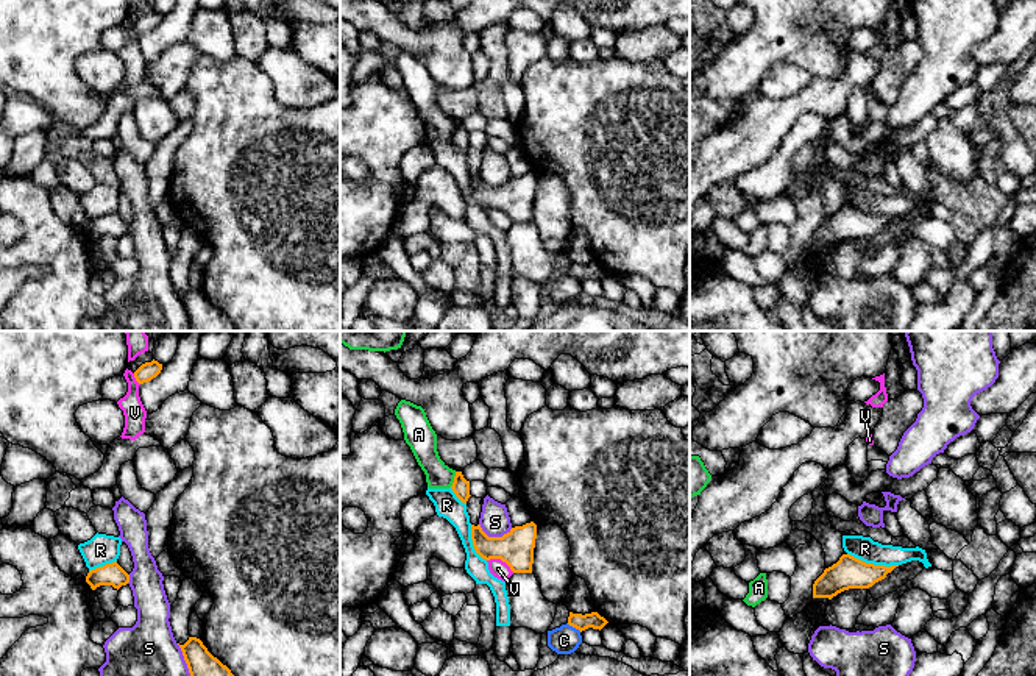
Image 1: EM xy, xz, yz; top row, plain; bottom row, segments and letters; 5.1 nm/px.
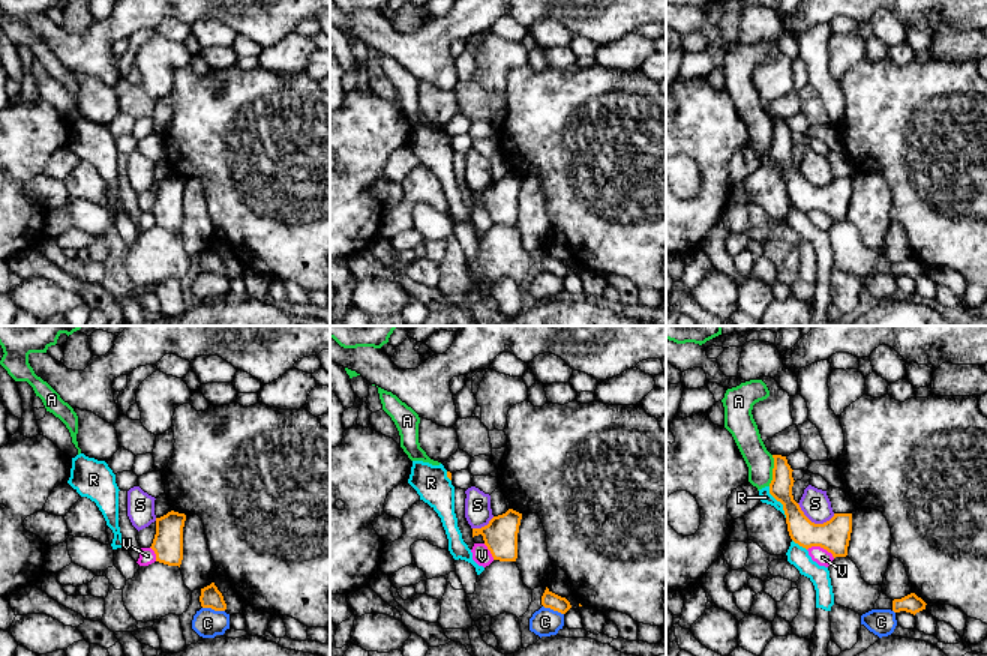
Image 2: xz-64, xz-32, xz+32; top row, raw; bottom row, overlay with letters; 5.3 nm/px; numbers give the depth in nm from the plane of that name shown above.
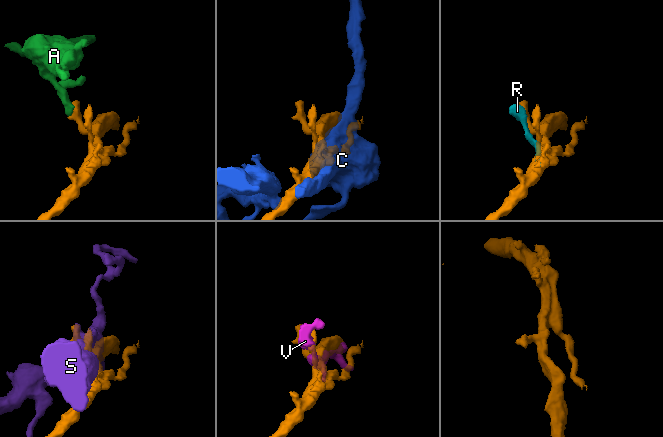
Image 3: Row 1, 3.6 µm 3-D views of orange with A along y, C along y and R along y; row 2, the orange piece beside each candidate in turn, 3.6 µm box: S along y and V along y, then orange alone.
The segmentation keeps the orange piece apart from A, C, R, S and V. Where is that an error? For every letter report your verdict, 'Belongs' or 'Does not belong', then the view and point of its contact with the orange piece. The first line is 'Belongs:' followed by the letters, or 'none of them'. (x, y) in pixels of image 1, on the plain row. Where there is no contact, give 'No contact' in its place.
Belongs: none of them
A: Does not belong. Touches orange at xz (454, 130)
C: Does not belong. Touches orange at xz (574, 277)
R: Does not belong. Touches orange at yz (872, 214)
S: Does not belong. Touches orange at xz (495, 188)
V: Does not belong. Touches orange at xz (501, 209)

